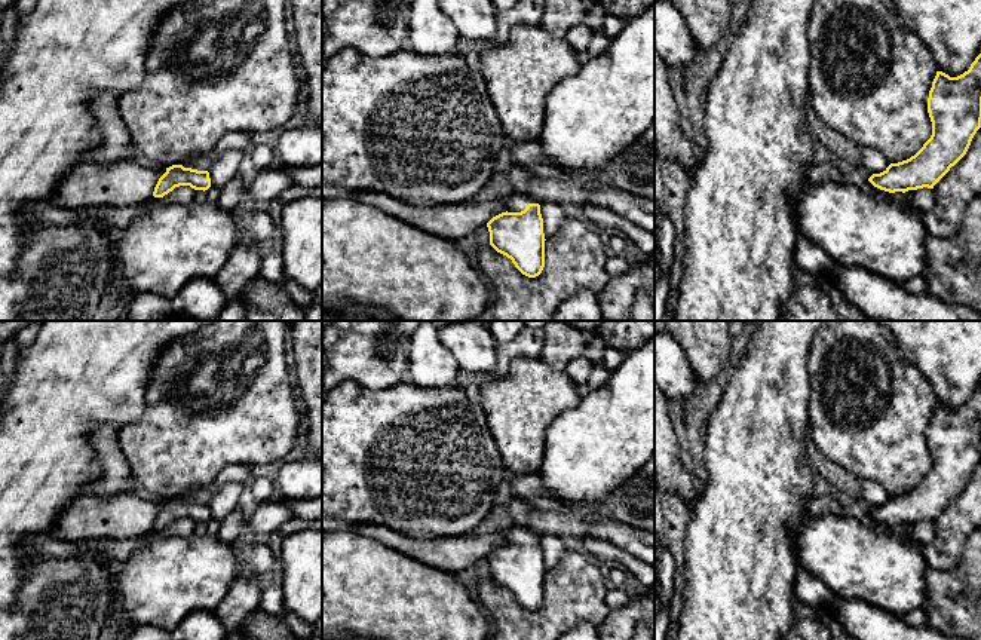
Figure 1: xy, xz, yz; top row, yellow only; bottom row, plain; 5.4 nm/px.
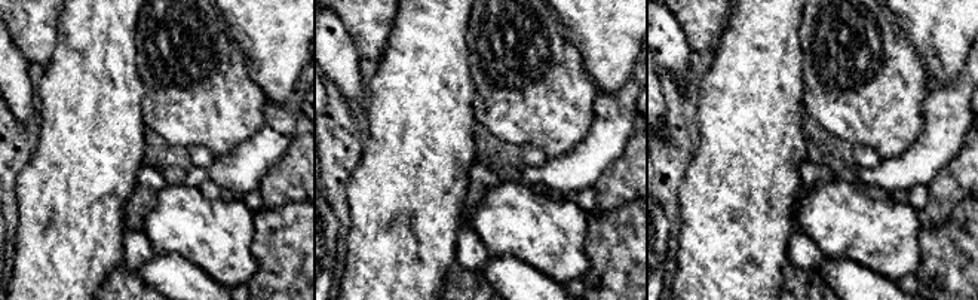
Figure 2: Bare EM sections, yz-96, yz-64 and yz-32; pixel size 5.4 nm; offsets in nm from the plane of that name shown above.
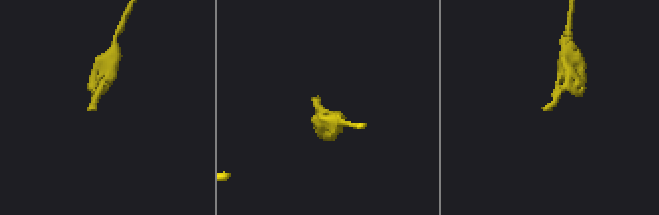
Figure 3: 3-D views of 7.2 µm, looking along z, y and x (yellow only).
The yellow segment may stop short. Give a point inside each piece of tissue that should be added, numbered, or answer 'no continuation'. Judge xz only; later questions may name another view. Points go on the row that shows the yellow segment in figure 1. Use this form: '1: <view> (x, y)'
1: xz (517, 202)

